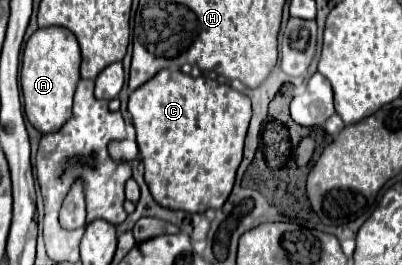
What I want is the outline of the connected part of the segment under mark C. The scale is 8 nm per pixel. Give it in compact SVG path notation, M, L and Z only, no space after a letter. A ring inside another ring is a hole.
M161 69L161 73L129 95L129 113L133 115L133 125L137 129L145 181L153 199L161 207L205 213L207 209L219 209L227 201L235 183L237 167L243 159L243 141L251 119L251 101L247 95L209 77L191 77Z

